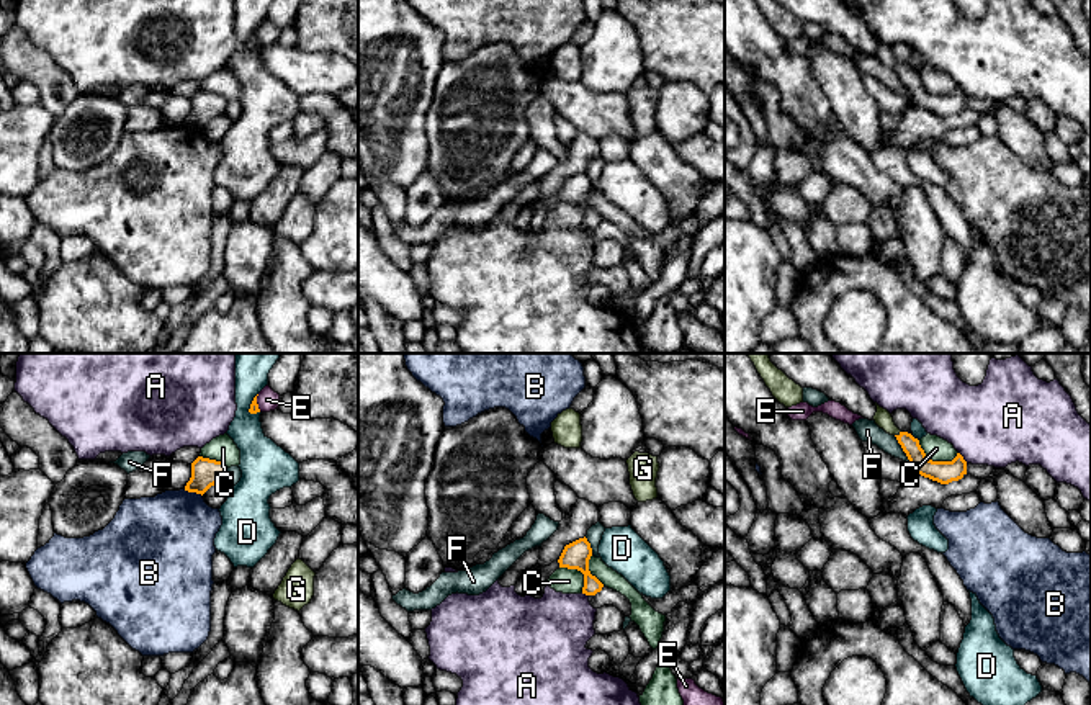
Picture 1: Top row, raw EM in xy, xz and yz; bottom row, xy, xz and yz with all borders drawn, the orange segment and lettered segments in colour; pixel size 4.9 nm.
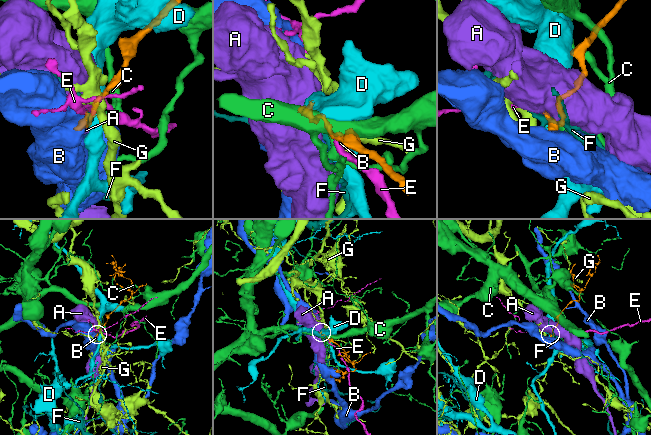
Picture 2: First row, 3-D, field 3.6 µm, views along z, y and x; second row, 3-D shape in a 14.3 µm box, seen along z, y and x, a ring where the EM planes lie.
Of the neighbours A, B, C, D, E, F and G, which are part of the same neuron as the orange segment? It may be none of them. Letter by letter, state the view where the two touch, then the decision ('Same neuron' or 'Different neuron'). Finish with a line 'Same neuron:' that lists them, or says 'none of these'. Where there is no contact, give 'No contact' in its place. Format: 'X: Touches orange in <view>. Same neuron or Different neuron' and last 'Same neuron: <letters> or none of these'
A: Touches orange in yz. Different neuron
B: Touches orange in xy. Different neuron
C: Touches orange in yz. Different neuron
D: Touches orange in xy. Different neuron
E: Touches orange in xy. Different neuron
F: Touches orange in yz. Different neuron
G: Touches orange in yz. Same neuron
Same neuron: G

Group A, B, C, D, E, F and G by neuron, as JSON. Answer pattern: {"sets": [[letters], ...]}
{"sets": [["A"], ["B"], ["C"], ["D"], ["E"], ["F"], ["G"]]}

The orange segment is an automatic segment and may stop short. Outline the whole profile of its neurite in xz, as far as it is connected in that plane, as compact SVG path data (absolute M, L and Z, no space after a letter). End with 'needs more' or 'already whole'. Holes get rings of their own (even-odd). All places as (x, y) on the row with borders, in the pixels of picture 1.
M584 537L566 545L558 559L559 568L577 569L584 574L582 594L586 595L595 595L604 587L604 584L589 571L590 556L592 548L587 538Z; already whole

